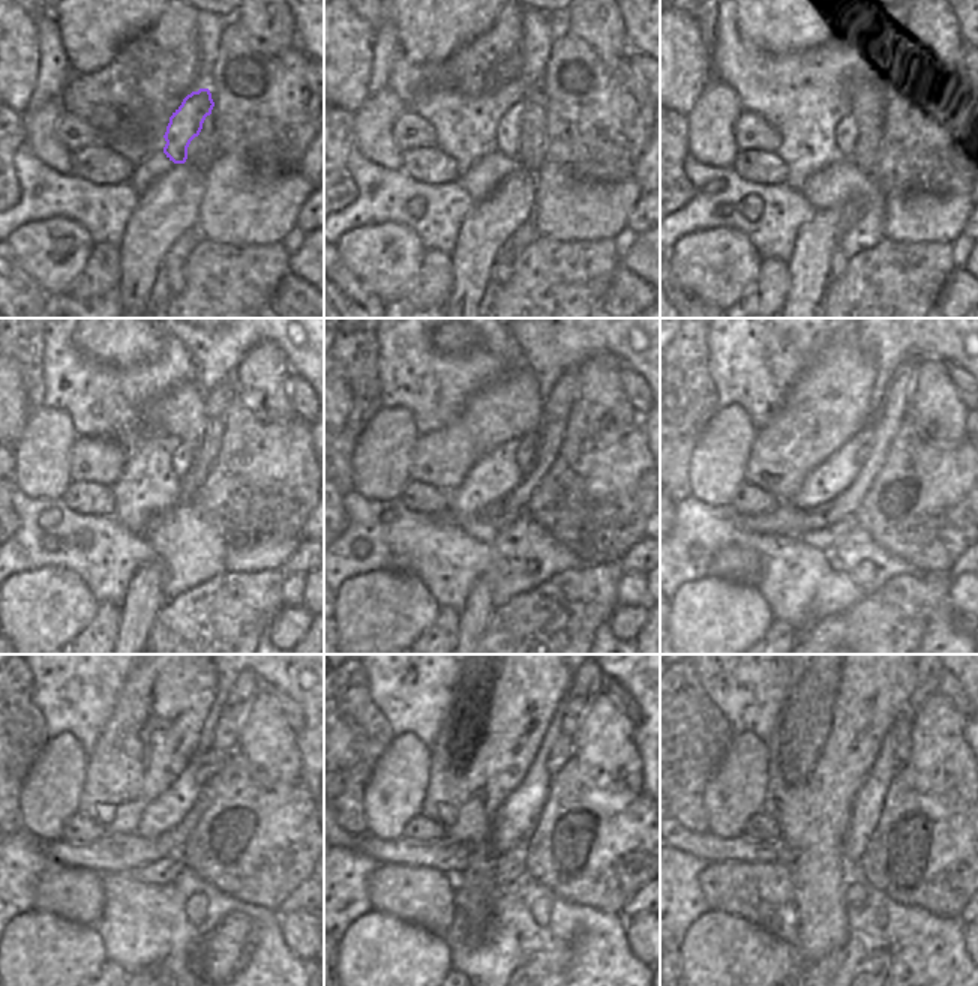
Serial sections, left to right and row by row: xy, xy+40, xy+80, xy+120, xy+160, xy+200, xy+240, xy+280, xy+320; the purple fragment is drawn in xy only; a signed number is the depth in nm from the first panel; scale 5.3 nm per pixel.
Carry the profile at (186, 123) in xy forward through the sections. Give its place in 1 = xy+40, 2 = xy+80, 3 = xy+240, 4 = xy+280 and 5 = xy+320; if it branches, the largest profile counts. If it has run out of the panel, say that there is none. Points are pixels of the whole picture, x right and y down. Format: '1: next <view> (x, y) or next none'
1: next xy+40 (509, 131)
2: next xy+80 (846, 131)
3: next xy+240 (213, 761)
4: next xy+280 (564, 751)
5: next xy+320 (905, 719)

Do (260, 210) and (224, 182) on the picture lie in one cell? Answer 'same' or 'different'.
same

